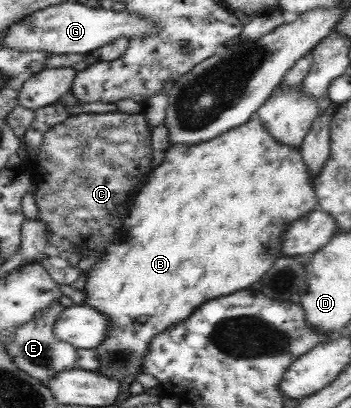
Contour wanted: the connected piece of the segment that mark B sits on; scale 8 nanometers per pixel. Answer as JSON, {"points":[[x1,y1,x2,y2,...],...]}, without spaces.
{"points":[[260,119,248,120,240,127,230,128,230,131,223,132,222,135,215,136,215,139,203,141,203,143,172,145,166,151,165,159,152,171,146,185,142,191,138,192,138,197,134,199,134,206,130,209,128,217,124,219,121,237,114,238,113,242,105,247,105,254,97,262,94,262,94,265,91,265,88,277,86,277,83,304,105,315,109,323,109,330,102,343,95,347,98,359,101,361,101,366,95,372,119,381,120,387,127,389,135,381,136,373,142,372,142,357,146,353,147,344,150,343,154,335,158,335,162,331,166,333,168,327,188,319,194,313,195,308,206,303,207,300,251,288,252,283,261,279,274,265,278,257,288,257,282,253,281,239,284,238,289,224,298,221,318,207,314,180,314,177,310,176,310,168,302,162,301,148,294,148,292,145,282,144,281,141,274,140]]}

